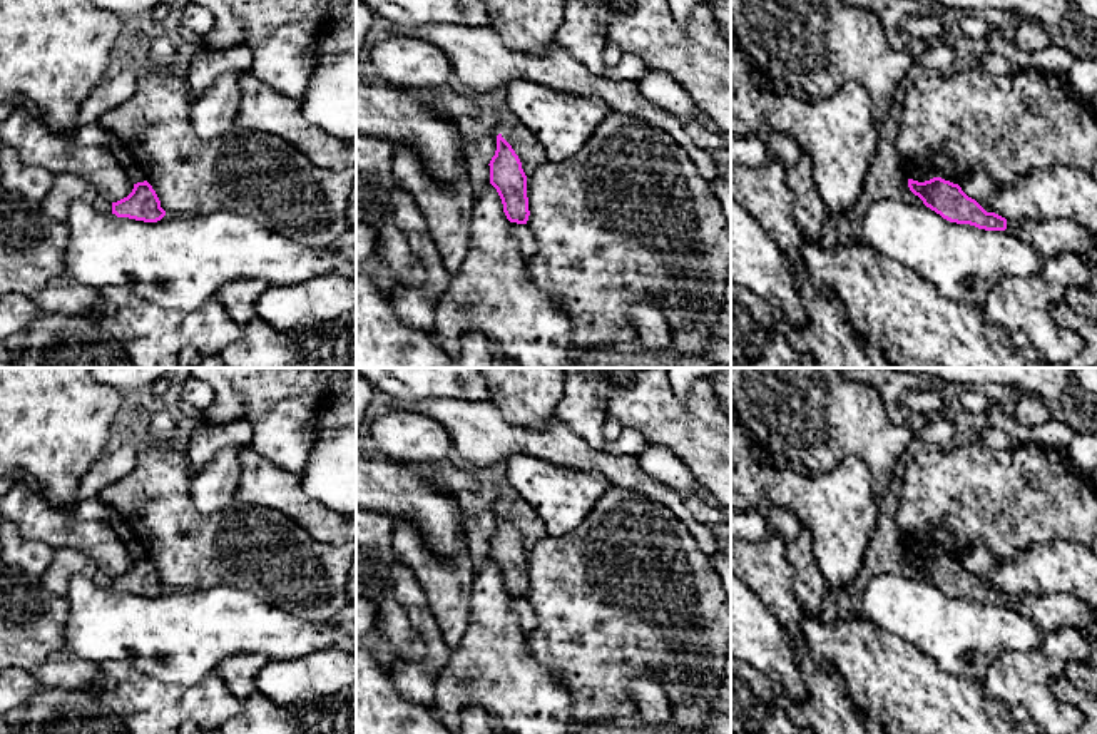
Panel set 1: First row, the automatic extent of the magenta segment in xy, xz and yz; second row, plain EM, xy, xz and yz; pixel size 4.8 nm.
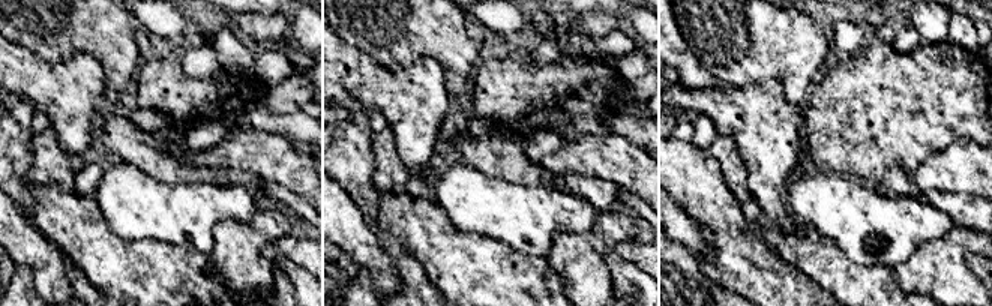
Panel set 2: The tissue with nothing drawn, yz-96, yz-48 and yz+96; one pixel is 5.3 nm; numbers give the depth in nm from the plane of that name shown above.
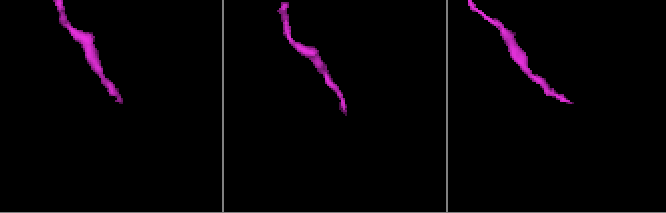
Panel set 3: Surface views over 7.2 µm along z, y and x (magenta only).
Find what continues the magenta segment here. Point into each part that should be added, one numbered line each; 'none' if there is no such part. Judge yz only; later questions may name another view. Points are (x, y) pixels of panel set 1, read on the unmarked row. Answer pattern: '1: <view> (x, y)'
1: yz (1051, 612)

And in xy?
none

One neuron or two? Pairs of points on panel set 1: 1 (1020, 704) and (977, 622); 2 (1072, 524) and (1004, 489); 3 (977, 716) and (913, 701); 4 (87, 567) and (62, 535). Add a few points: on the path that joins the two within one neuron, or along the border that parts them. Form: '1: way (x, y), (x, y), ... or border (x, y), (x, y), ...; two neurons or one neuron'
1: border (1035, 647), (1002, 652), (982, 681); two neurons
2: way (1056, 507), (1044, 499), (1020, 497); one neuron
3: way (962, 714), (959, 711), (928, 711); one neuron
4: border (56, 549), (79, 549), (99, 570); two neurons

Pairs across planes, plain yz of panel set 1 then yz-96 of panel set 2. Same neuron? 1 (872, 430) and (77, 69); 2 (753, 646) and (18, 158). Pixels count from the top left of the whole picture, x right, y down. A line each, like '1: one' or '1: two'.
1: two
2: two

